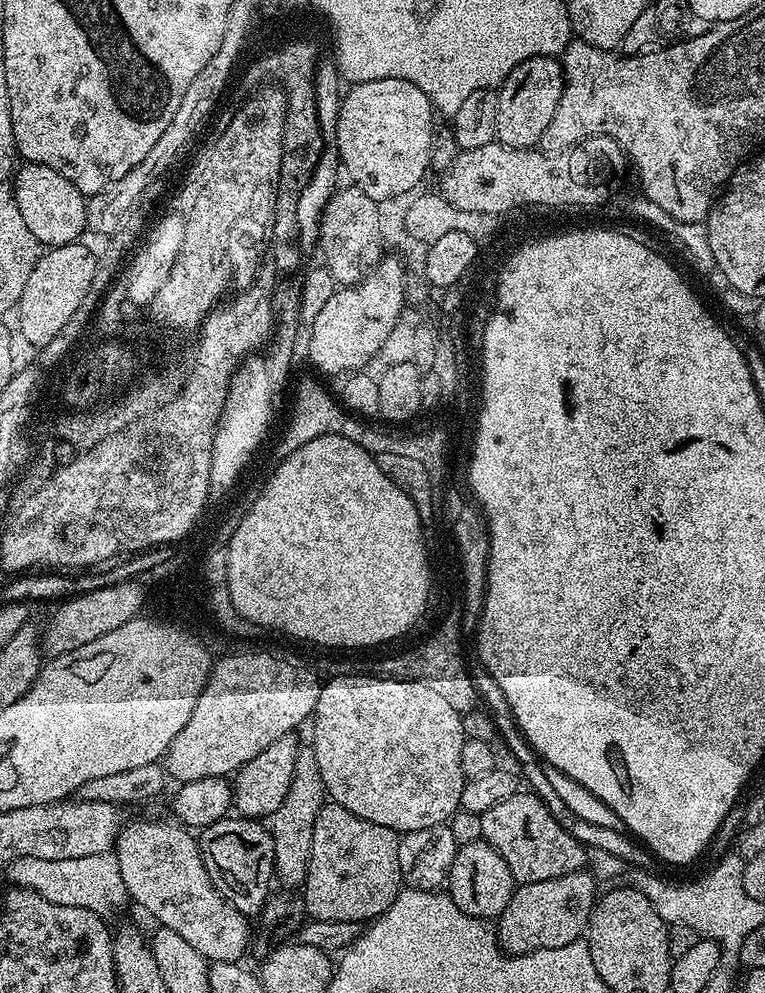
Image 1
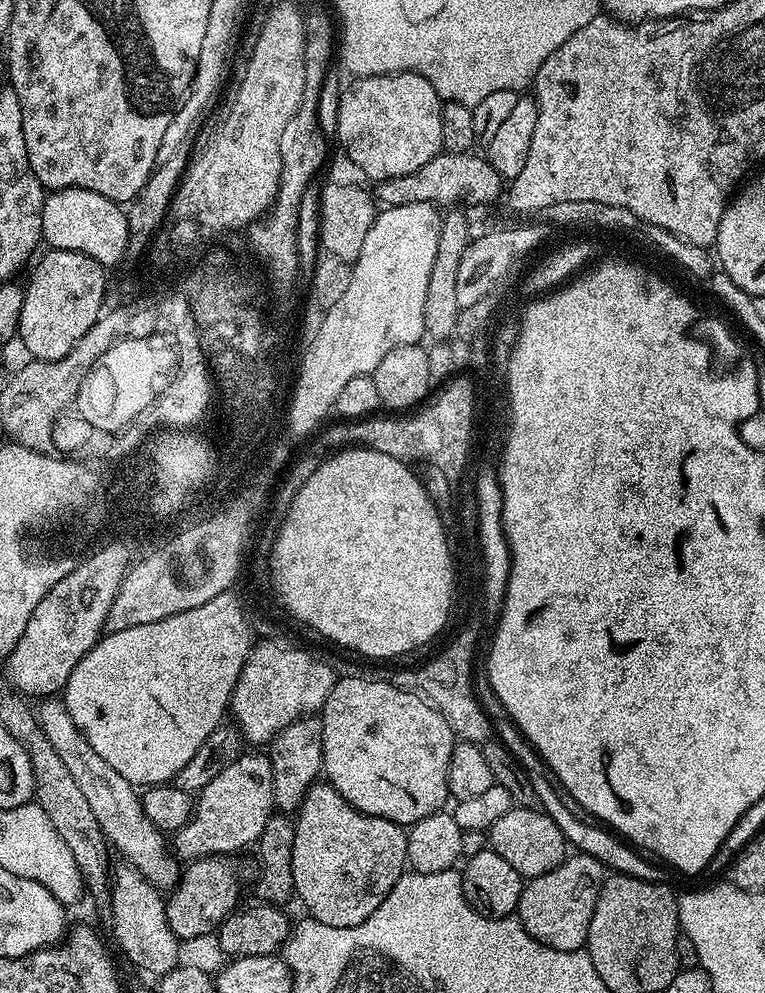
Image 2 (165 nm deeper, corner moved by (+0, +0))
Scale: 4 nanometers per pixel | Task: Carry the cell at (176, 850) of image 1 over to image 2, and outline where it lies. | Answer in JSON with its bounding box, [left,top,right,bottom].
[38,698,181,890]

